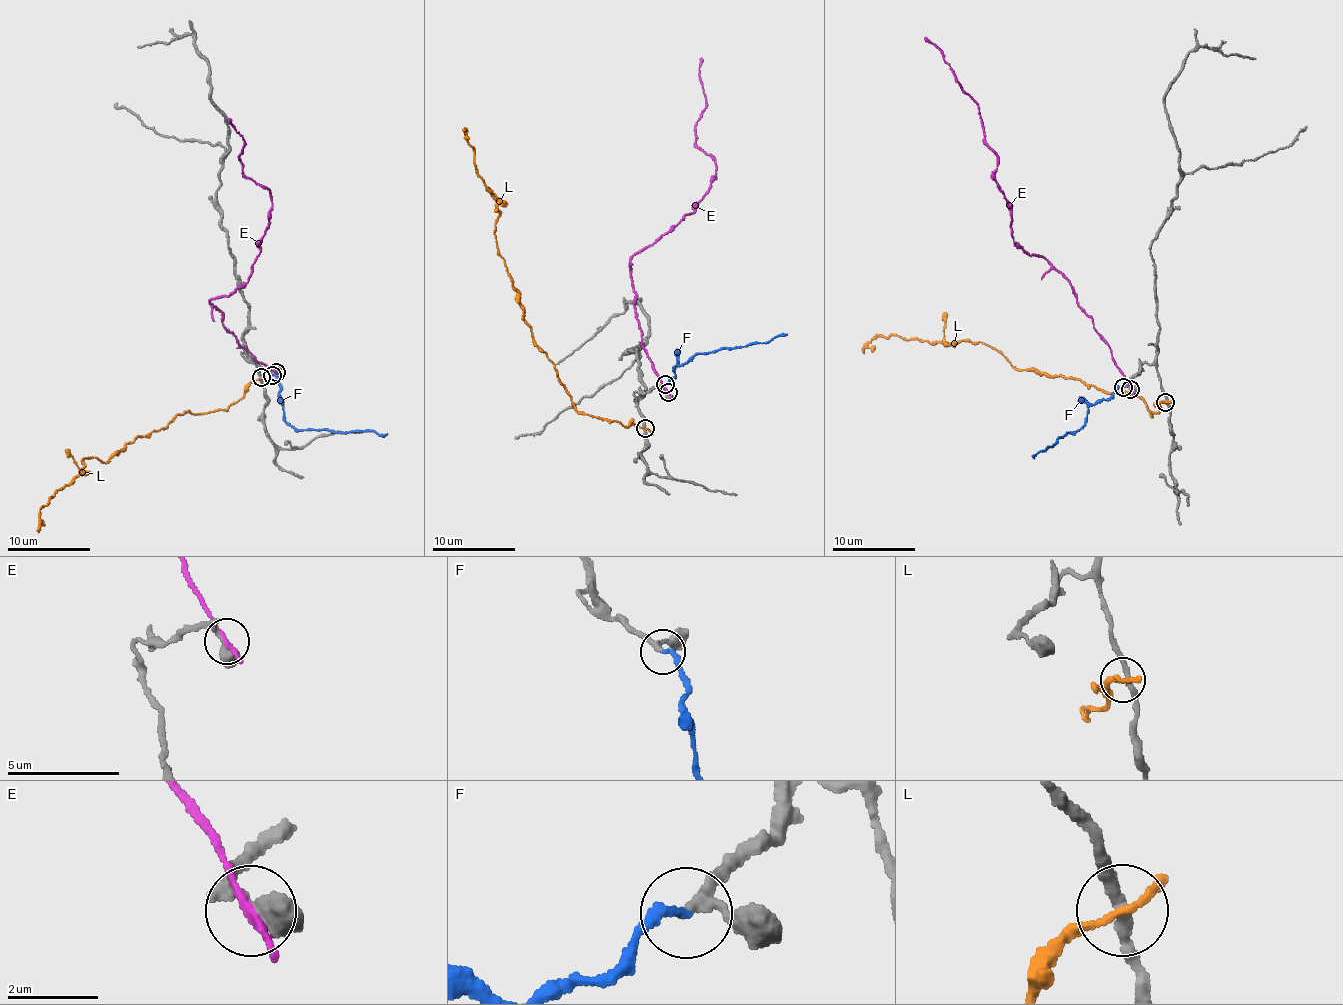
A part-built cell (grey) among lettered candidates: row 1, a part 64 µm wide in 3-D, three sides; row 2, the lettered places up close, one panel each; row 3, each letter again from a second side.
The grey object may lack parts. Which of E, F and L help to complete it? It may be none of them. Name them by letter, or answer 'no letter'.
F

